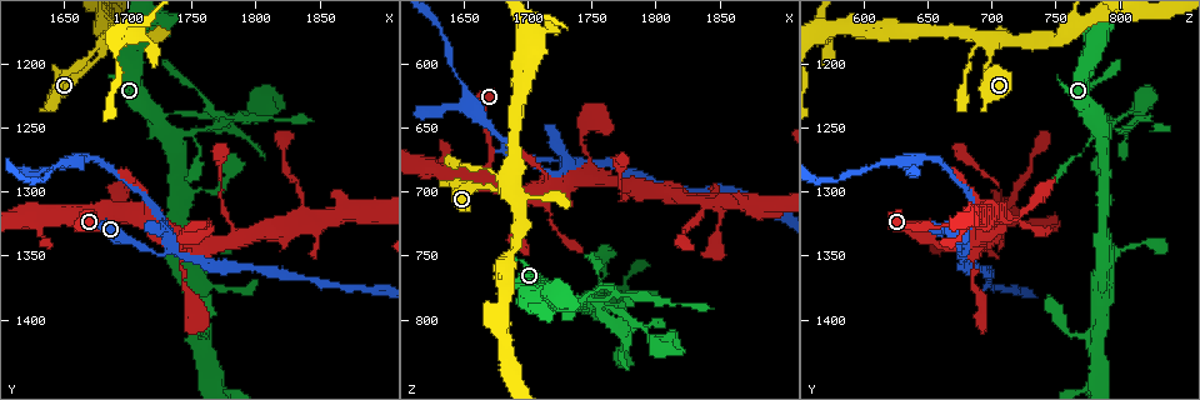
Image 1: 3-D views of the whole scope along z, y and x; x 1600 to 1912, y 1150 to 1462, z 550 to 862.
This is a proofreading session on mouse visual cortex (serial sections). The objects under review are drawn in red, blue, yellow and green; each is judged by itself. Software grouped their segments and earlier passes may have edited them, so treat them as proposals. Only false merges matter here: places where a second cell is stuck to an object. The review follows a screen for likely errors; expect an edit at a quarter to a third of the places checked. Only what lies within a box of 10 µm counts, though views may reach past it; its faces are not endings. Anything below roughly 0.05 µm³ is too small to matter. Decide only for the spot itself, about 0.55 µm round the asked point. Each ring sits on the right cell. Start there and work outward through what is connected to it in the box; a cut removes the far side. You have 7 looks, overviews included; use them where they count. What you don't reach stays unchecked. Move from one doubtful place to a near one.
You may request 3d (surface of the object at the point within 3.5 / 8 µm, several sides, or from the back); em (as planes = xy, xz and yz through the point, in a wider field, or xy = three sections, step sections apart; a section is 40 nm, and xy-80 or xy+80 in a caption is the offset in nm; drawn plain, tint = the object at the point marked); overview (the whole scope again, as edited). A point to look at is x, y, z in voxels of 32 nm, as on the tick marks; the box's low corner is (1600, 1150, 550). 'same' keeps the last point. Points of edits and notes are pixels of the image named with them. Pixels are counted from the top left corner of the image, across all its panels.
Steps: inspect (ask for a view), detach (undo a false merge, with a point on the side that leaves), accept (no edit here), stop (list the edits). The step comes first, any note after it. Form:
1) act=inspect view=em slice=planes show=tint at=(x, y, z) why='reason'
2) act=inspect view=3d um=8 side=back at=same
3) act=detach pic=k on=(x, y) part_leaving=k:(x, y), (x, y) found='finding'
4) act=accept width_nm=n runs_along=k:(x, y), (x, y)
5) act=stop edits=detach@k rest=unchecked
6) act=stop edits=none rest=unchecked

act=inspect view=3d um=3.5 at=(1684, 1186, 700) why='two arms at a narrow angle'

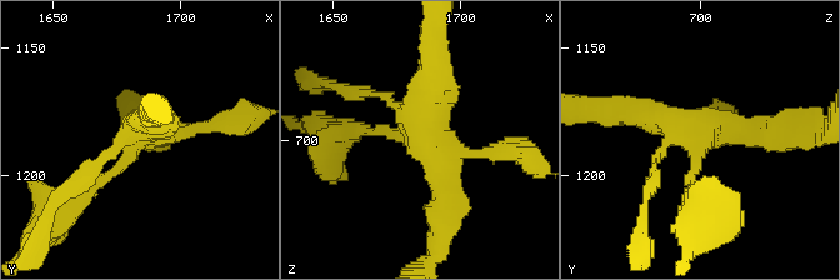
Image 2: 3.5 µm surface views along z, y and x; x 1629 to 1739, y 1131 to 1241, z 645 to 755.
act=inspect view=em slice=planes show=tint at=(1684, 1185, 701) why='shape alone is not enough'

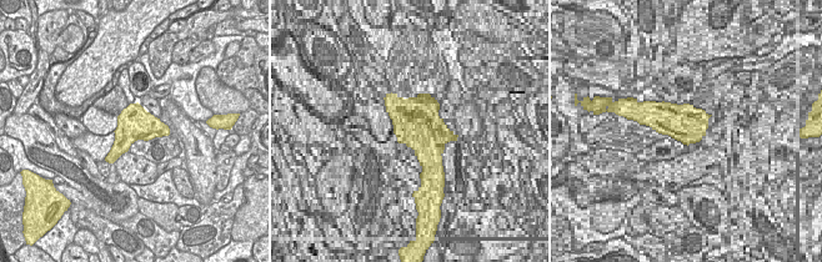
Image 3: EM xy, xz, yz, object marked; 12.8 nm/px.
act=accept width_nm=440 runs_along=2:(80, 199), (130, 153), (153, 110) found='continuous, no second cell'

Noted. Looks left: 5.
act=inspect view=3d um=8 at=(1740, 1288, 790) why='three arms meet'

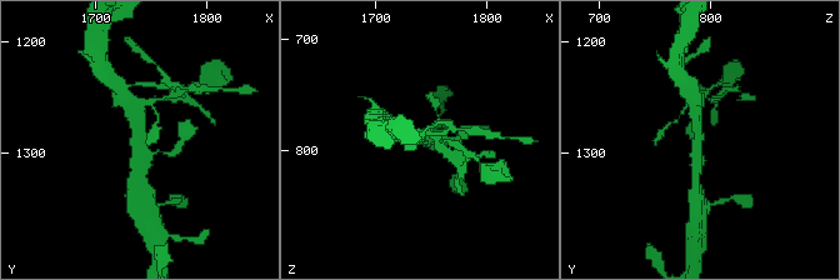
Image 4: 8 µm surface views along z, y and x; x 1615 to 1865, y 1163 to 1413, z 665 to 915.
act=inspect view=3d um=3.5 at=same why='closer look'

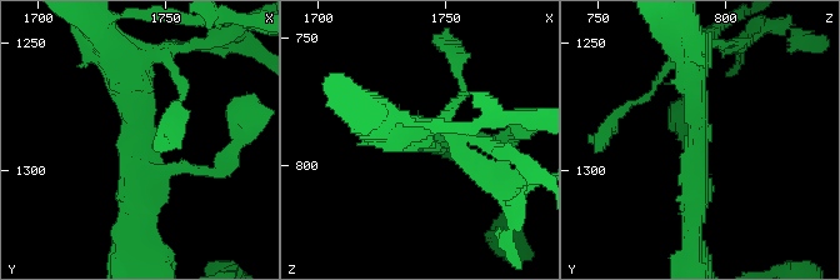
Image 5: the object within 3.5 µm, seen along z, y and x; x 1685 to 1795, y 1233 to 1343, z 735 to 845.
act=inspect view=em slice=xy step=3 show=tint at=(1740, 1290, 787) why='need the tissue'

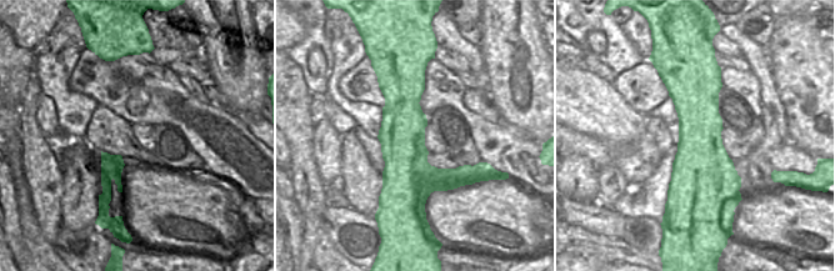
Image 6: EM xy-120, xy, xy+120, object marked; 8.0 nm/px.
act=accept runs_along=5:(125, 61), (136, 99), (129, 230) found='continuous, no second cell'

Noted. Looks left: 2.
act=stop edits=none rest=unchecked

